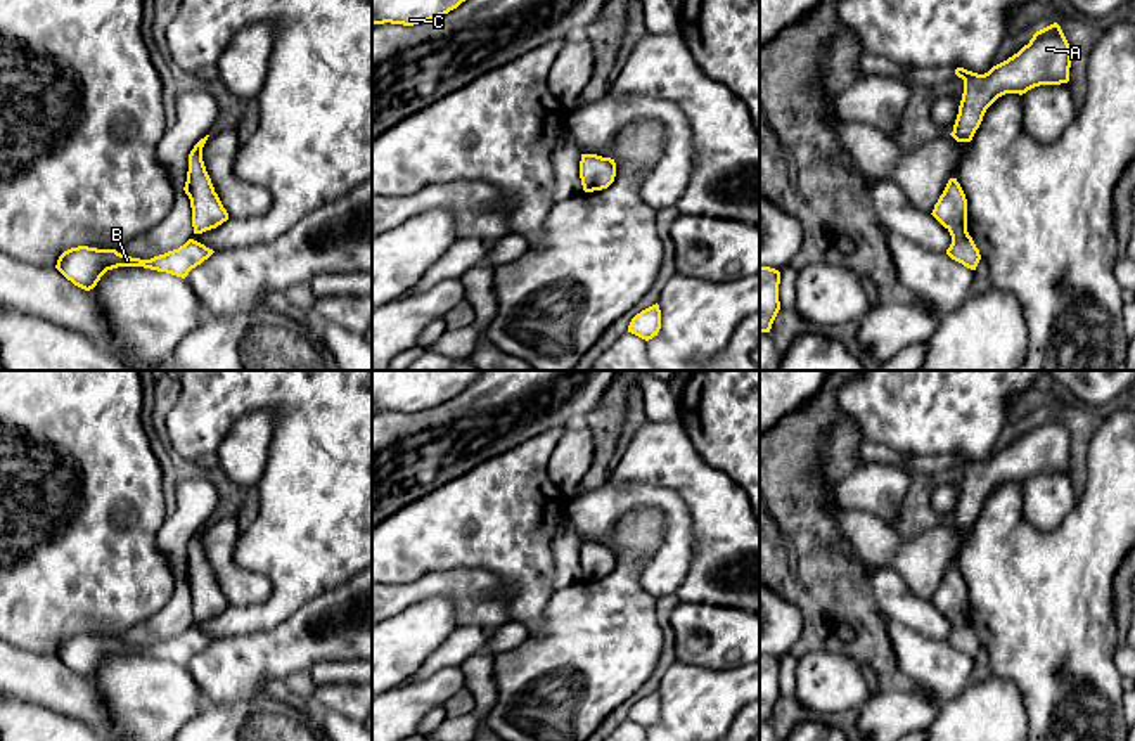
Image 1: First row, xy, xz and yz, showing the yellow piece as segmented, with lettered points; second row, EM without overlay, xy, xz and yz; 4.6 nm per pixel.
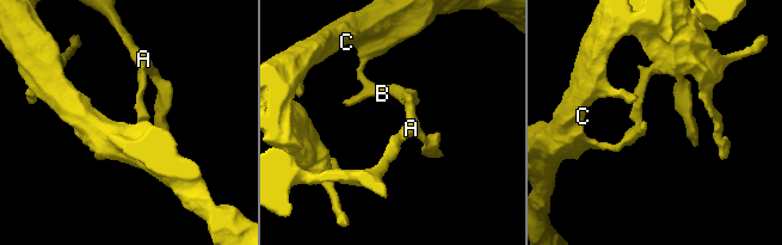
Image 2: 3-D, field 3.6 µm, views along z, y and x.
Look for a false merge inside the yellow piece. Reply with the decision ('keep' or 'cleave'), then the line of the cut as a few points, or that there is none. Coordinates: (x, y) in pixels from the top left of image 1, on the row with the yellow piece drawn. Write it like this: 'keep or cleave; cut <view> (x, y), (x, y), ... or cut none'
cleave; cut xy (224, 213), (215, 213), (206, 227), (194, 232)

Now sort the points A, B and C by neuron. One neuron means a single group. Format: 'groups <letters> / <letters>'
groups A / B C

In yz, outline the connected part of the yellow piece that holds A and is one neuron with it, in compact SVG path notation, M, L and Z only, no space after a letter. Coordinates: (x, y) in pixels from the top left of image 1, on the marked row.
M1057 23L1036 31L1028 45L1007 61L978 74L957 68L964 80L959 114L950 133L957 142L971 142L986 109L1005 93L1026 93L1040 85L1069 81L1071 50Z

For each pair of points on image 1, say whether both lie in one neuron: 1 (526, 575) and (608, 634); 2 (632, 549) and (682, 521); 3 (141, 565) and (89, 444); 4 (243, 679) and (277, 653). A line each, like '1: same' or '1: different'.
1: different
2: different
3: same
4: same

